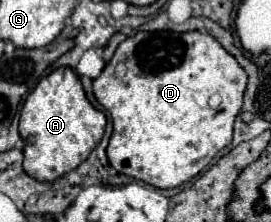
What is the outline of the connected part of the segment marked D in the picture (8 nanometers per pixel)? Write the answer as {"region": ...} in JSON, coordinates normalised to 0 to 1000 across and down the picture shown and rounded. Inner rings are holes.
{"region":[[[513,140],[498,149],[491,167],[469,167],[432,221],[424,221],[424,248],[410,257],[410,275],[387,293],[387,311],[373,320],[373,338],[358,356],[343,356],[343,428],[351,446],[365,455],[365,473],[380,473],[410,536],[417,536],[417,608],[402,626],[402,653],[395,653],[395,716],[402,716],[402,743],[439,770],[446,788],[469,788],[483,806],[513,806],[513,815],[535,815],[579,851],[638,851],[638,842],[661,842],[668,824],[697,815],[705,797],[720,797],[727,779],[742,779],[771,734],[779,716],[801,698],[801,680],[815,680],[823,662],[838,662],[852,644],[852,617],[860,617],[860,545],[867,527],[882,518],[889,500],[889,473],[897,473],[897,410],[904,410],[904,383],[911,383],[911,329],[889,311],[889,293],[875,293],[867,257],[845,248],[815,194],[771,158],[771,149],[742,149],[742,140],[690,140],[690,149],[631,149],[631,140],[594,140],[594,149],[535,149],[535,140]],[[439,284],[461,284],[469,320],[454,347],[424,347],[424,302]]]}

